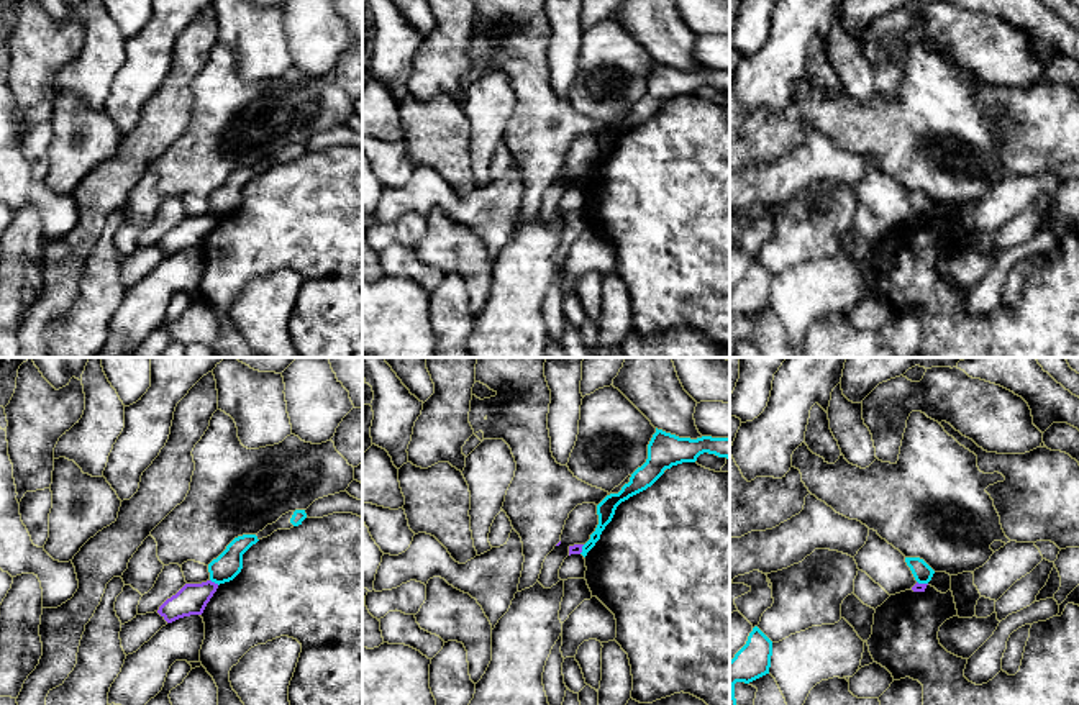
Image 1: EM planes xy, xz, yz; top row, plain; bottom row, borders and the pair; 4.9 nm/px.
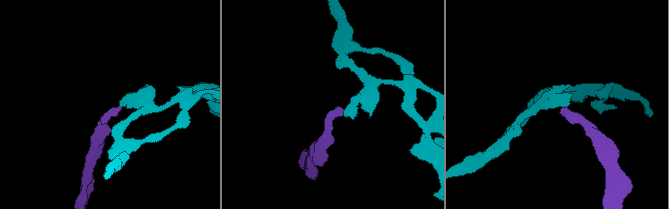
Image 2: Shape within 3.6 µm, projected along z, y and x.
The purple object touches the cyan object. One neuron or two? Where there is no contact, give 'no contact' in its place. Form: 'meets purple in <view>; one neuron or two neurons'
meets purple in xy; two neurons

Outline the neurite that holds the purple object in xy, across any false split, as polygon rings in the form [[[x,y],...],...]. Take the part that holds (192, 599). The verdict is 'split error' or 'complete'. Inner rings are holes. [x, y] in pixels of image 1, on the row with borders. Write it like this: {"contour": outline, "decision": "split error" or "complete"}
{"contour": [[[212,580],[202,584],[185,584],[175,595],[159,607],[157,613],[167,623],[190,615],[202,615],[216,589],[218,584]]], "decision": "complete"}

